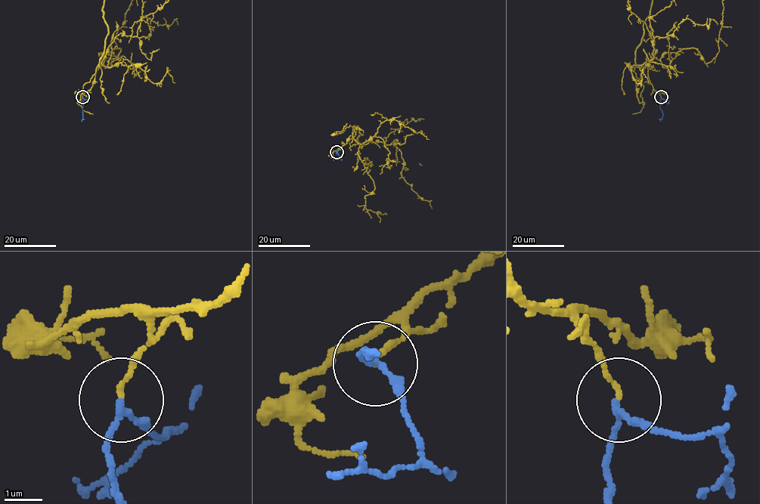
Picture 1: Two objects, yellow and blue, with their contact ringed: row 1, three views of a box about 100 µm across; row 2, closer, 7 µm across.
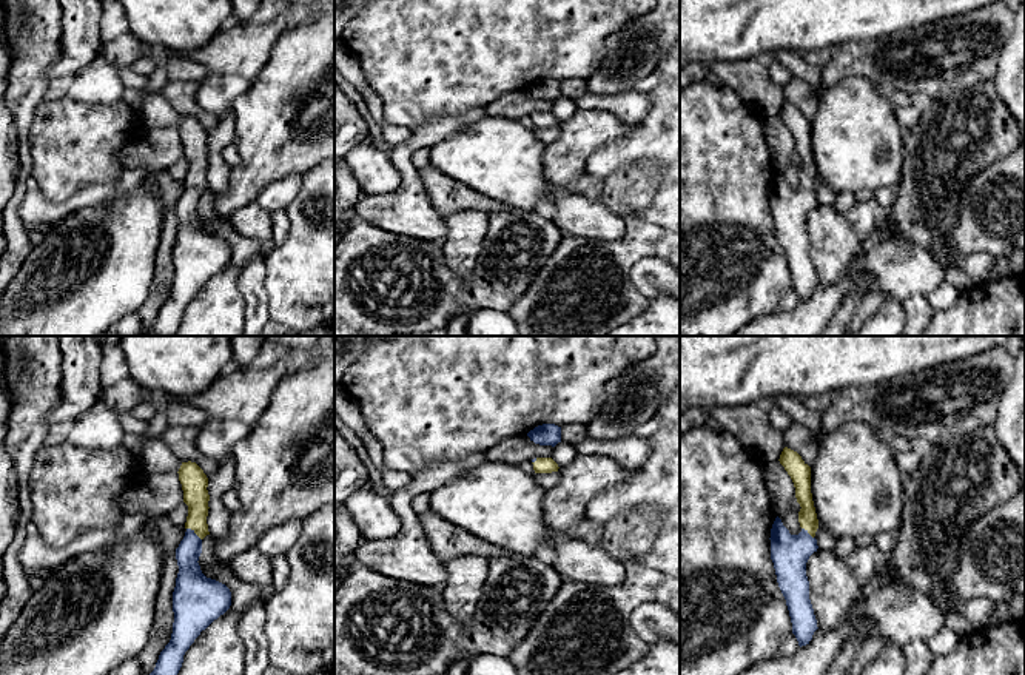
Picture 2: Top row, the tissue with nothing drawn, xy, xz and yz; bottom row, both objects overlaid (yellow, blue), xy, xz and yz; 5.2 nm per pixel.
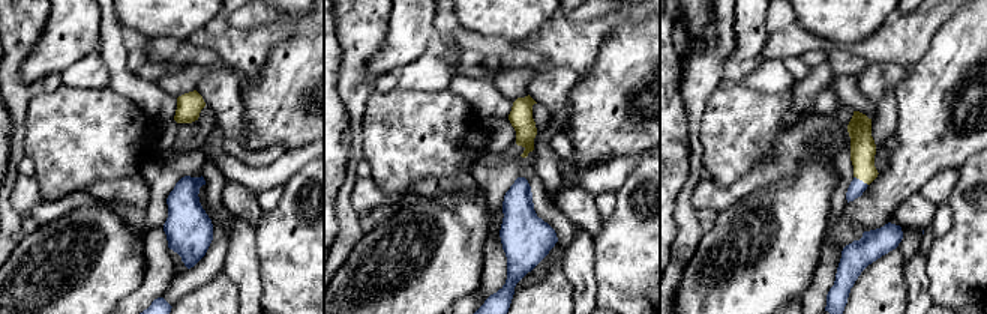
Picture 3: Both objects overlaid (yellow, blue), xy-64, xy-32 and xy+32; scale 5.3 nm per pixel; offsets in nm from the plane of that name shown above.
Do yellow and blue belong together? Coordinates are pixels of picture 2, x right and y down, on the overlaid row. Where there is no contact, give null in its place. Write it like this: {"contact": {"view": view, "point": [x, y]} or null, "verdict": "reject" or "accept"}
{"contact": {"view": "xy", "point": [194, 532]}, "verdict": "accept"}

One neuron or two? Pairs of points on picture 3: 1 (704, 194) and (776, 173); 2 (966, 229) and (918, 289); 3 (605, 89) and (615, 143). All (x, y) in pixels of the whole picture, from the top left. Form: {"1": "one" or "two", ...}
{"1": "one", "2": "two", "3": "one"}

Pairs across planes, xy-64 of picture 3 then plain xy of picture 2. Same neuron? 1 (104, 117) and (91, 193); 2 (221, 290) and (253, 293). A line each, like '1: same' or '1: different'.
1: different
2: different

